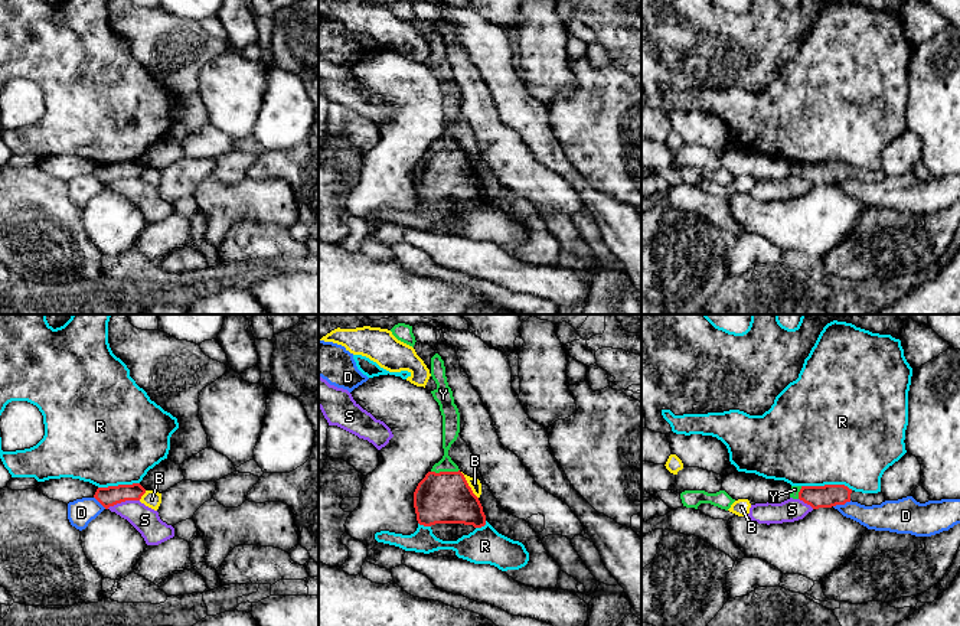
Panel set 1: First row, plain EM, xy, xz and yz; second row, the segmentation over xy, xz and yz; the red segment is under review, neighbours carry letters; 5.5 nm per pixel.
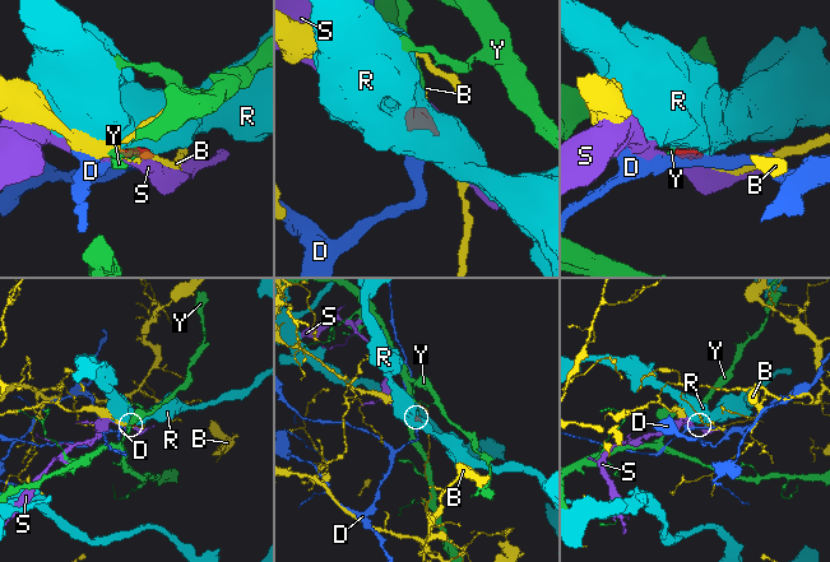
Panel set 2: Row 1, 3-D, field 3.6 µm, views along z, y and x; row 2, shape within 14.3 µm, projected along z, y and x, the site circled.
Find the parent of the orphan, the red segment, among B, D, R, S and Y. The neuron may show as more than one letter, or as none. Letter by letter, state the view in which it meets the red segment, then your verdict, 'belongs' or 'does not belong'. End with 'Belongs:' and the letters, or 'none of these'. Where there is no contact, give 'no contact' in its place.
B: meets red in xz; does not belong
D: meets red in yz; does not belong
R: meets red in yz; does not belong
S: meets red in xy; does not belong
Y: meets red in xz; belongs
Belongs: Y

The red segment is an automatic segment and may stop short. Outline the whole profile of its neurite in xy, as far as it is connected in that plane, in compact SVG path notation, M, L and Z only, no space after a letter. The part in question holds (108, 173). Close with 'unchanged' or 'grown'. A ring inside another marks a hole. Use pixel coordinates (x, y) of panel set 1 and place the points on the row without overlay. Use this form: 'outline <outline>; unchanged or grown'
outline M140 160L98 164L94 175L105 185L125 177L140 177L146 166Z; unchanged

